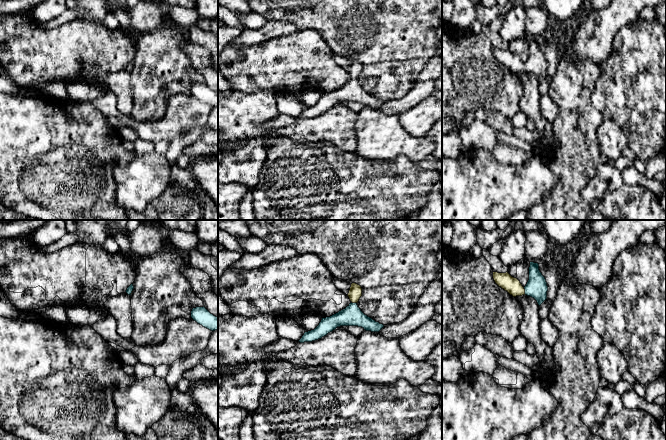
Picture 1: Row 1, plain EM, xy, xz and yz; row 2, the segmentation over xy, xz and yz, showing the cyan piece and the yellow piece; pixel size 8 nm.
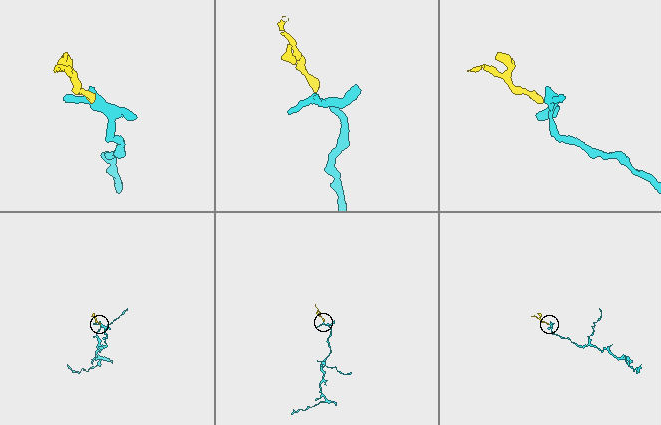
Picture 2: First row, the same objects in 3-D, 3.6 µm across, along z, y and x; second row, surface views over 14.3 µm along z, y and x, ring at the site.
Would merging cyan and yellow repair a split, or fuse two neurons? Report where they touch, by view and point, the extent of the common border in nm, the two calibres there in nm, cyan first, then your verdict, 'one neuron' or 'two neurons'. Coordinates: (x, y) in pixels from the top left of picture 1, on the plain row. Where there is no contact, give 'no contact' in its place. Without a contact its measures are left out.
yz (525, 67) | 70 nm | 170/130 nm | one neuron

